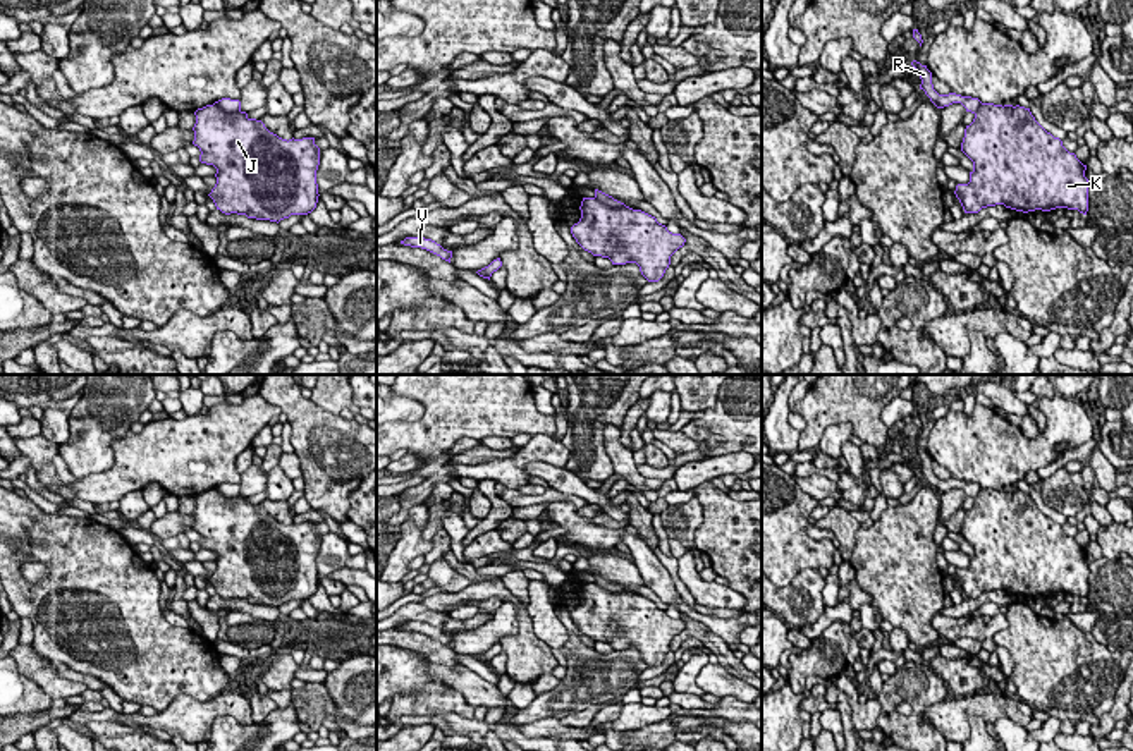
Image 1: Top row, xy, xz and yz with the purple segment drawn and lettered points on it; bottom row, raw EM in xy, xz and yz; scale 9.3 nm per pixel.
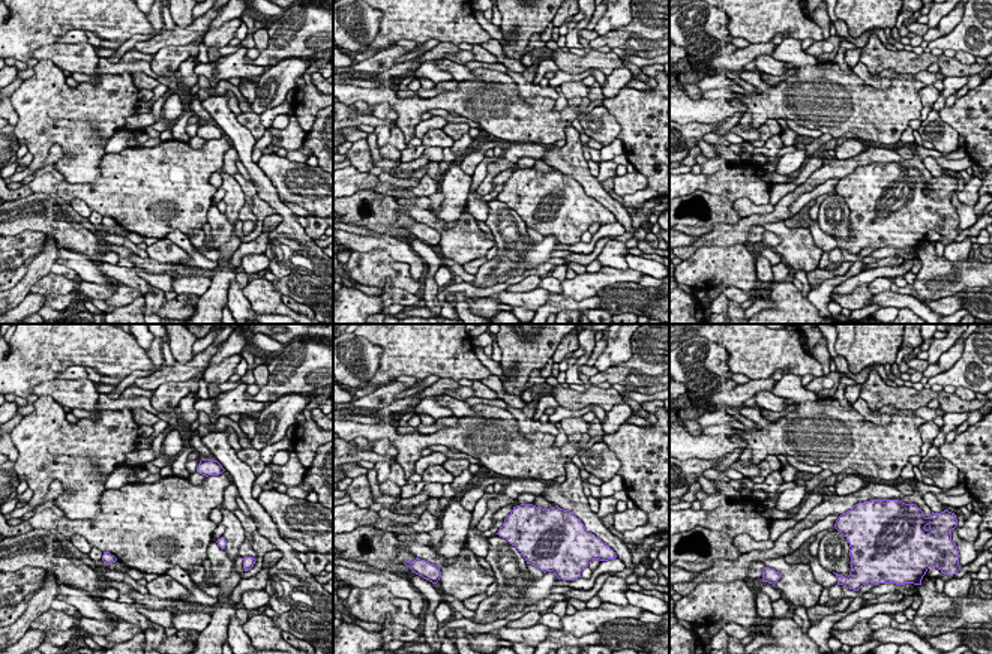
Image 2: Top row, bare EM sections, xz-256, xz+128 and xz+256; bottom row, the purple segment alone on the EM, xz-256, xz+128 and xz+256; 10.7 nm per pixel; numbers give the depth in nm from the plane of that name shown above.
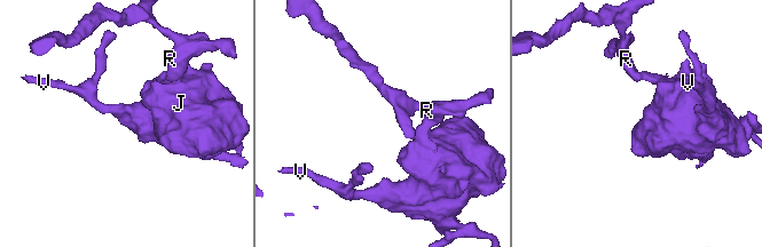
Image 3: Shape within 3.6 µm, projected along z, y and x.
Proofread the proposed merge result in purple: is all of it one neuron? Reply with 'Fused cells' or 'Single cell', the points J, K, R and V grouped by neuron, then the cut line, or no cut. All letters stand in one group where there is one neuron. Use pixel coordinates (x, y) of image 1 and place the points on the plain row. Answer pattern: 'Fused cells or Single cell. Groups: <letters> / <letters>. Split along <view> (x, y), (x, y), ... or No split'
Fused cells. Groups: J K V / R. Split along xz (595, 581), (609, 590), (623, 590)

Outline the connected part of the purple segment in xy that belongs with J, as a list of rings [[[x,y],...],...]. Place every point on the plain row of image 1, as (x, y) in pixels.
[[[215,488],[198,493],[194,500],[193,529],[201,536],[199,546],[217,553],[217,569],[208,579],[217,595],[279,608],[291,600],[308,600],[316,593],[320,533],[315,522],[282,524],[261,505],[249,504],[246,497],[224,497]]]

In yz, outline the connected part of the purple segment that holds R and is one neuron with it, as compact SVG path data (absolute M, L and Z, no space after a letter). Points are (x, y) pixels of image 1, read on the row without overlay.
M913 445L911 450L915 452L915 457L920 461L922 469L920 474L925 476L925 479L930 483L930 486L937 492L937 493L944 493L949 492L952 488L961 488L966 497L975 498L978 495L978 492L982 490L982 486L978 483L971 483L971 481L961 481L956 478L949 478L949 479L939 479L934 474L932 469L932 457L927 454L927 450L922 450L920 447Z

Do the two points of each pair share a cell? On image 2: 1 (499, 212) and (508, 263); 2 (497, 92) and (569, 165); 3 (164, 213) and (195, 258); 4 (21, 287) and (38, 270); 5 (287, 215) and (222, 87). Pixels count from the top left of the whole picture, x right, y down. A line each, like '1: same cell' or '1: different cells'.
1: same cell
2: different cells
3: different cells
4: same cell
5: different cells

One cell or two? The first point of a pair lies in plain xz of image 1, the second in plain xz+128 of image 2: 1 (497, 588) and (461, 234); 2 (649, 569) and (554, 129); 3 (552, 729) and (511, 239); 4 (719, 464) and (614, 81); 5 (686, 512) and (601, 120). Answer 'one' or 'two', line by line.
1: one
2: one
3: two
4: one
5: one

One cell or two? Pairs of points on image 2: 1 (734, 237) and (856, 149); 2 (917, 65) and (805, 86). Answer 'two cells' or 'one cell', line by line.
1: two cells
2: two cells

